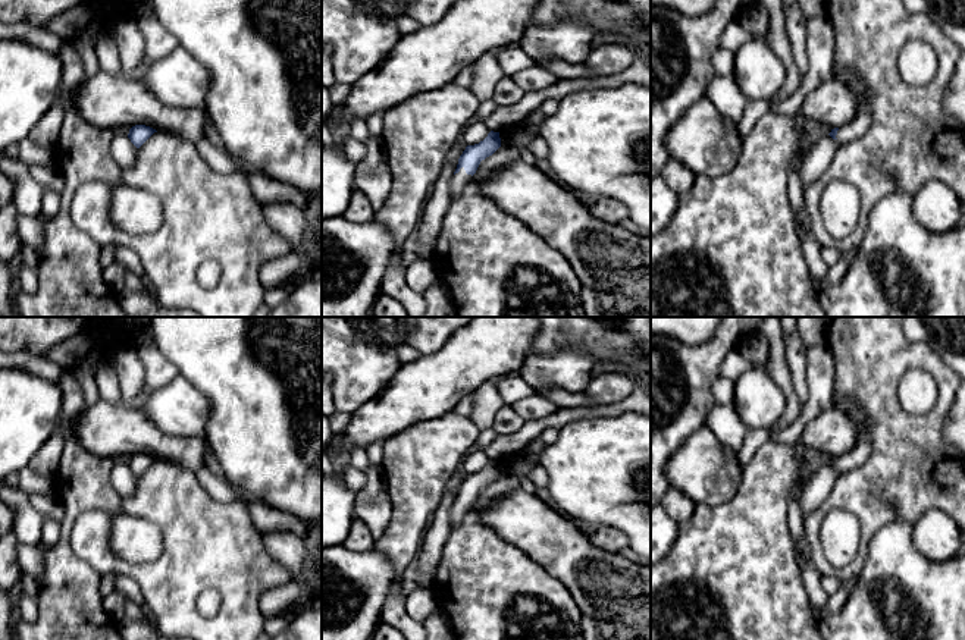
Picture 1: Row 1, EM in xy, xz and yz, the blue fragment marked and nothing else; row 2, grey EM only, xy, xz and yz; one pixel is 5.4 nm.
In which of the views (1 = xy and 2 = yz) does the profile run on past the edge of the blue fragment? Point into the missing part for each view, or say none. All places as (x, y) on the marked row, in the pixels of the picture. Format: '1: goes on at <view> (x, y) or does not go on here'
1: does not go on here
2: goes on at yz (857, 128)

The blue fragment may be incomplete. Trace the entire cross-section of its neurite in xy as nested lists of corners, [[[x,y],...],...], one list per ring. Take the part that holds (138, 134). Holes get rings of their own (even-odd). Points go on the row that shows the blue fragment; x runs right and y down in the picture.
[[[135,125],[129,129],[128,138],[137,148],[140,148],[154,132],[157,131],[150,126]]]

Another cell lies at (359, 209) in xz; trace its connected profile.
[[[354,189],[342,216],[355,223],[367,223],[373,220],[375,213],[369,198],[361,191]]]

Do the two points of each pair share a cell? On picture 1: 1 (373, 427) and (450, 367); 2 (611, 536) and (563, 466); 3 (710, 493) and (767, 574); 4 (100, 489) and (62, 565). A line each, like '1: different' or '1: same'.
1: same
2: different
3: different
4: same

